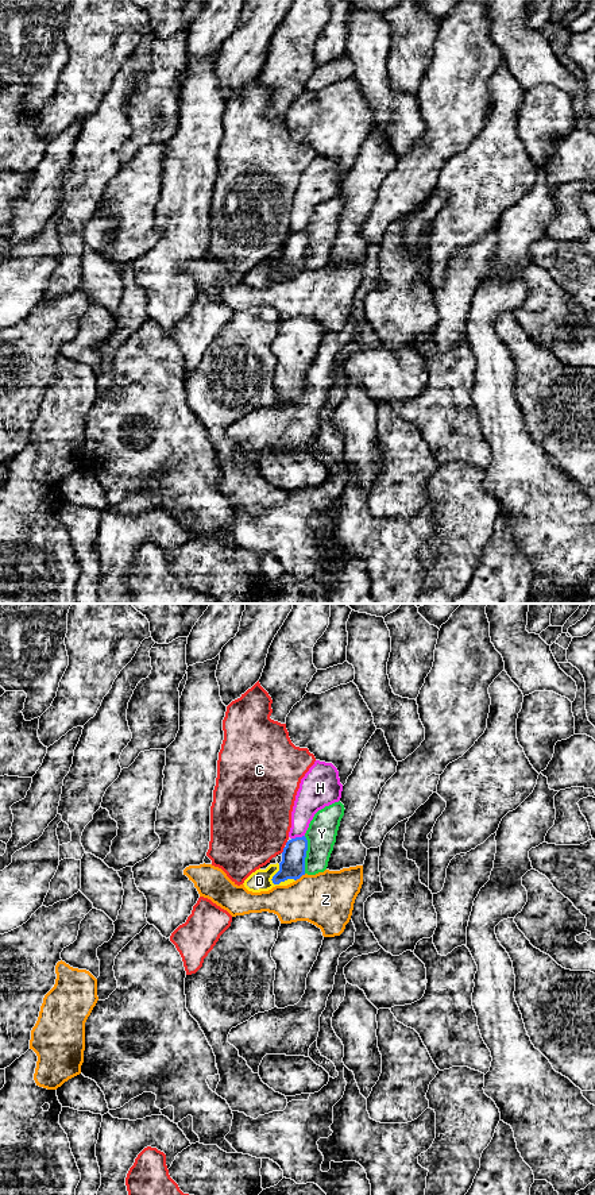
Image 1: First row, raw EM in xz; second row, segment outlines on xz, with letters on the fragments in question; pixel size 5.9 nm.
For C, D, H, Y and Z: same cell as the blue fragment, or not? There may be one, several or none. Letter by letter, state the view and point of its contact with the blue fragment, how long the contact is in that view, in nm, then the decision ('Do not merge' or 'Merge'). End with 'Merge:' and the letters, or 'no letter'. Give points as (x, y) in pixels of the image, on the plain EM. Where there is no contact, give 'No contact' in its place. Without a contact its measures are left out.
C: Touches blue at xz (284, 245). Shared border 50 nm. Do not merge
D: Touches blue at xz (282, 276). Shared border 150 nm. Do not merge
H: Touches blue at xz (297, 232). Shared border 80 nm. Do not merge
Y: Touches blue at xz (305, 250). Shared border 220 nm. Do not merge
Z: Touches blue at xz (300, 272). Shared border 80 nm. Do not merge
Merge: no letter

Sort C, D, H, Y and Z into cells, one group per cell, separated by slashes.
C / D / H / Y / Z

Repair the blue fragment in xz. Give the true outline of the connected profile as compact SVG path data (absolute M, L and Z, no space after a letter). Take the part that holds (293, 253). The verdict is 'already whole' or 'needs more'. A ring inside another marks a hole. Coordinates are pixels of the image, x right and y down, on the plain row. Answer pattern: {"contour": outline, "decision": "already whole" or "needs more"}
{"contour": "M305 231L289 235L282 247L279 266L271 274L273 278L279 280L287 274L297 275L305 270L306 246L308 235Z", "decision": "already whole"}

